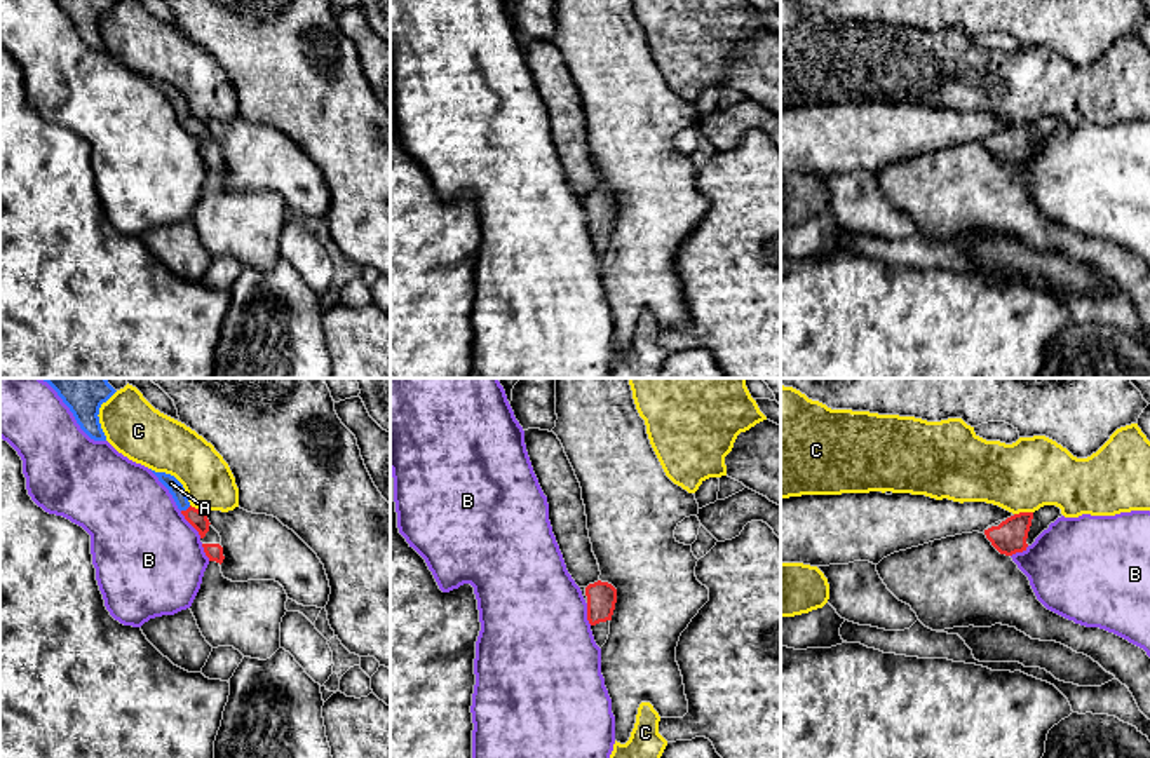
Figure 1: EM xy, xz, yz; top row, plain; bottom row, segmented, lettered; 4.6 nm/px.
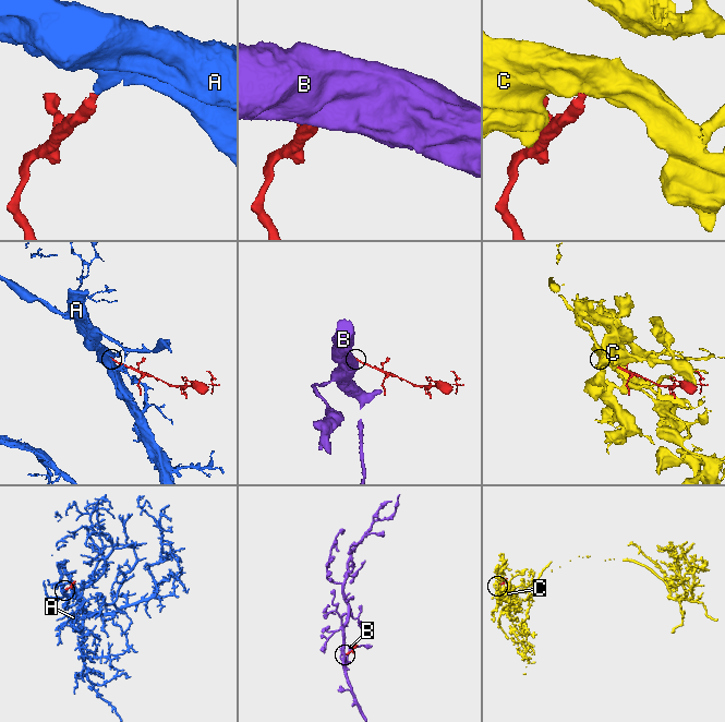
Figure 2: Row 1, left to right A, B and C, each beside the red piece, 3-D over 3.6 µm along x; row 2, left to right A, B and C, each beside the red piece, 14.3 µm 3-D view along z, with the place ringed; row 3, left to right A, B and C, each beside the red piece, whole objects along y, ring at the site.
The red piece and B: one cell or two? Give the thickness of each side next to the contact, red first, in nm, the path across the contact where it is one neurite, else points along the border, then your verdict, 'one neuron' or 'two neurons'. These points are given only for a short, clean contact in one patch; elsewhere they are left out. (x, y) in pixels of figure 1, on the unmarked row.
80/500 nm | along xy (180, 121), (201, 147) | two neurons

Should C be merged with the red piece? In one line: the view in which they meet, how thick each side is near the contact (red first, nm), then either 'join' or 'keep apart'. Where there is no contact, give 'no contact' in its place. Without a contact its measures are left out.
yz | 160/320 nm | keep apart

